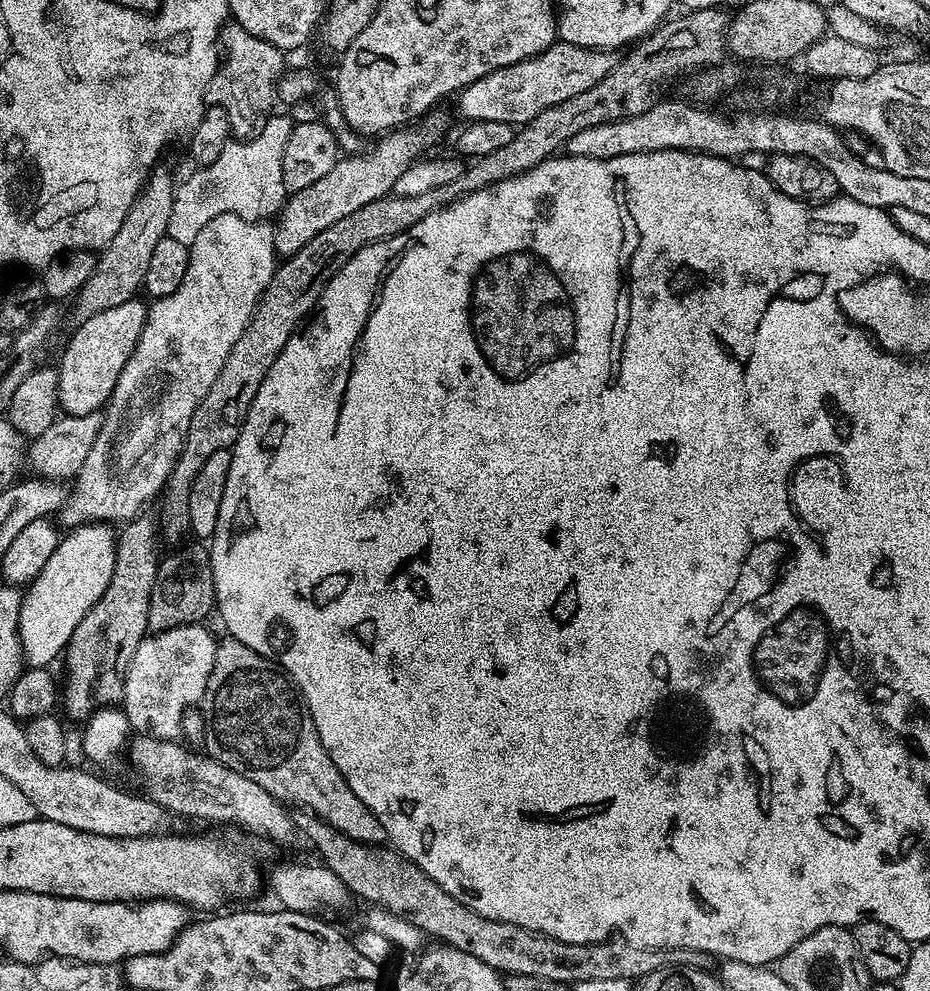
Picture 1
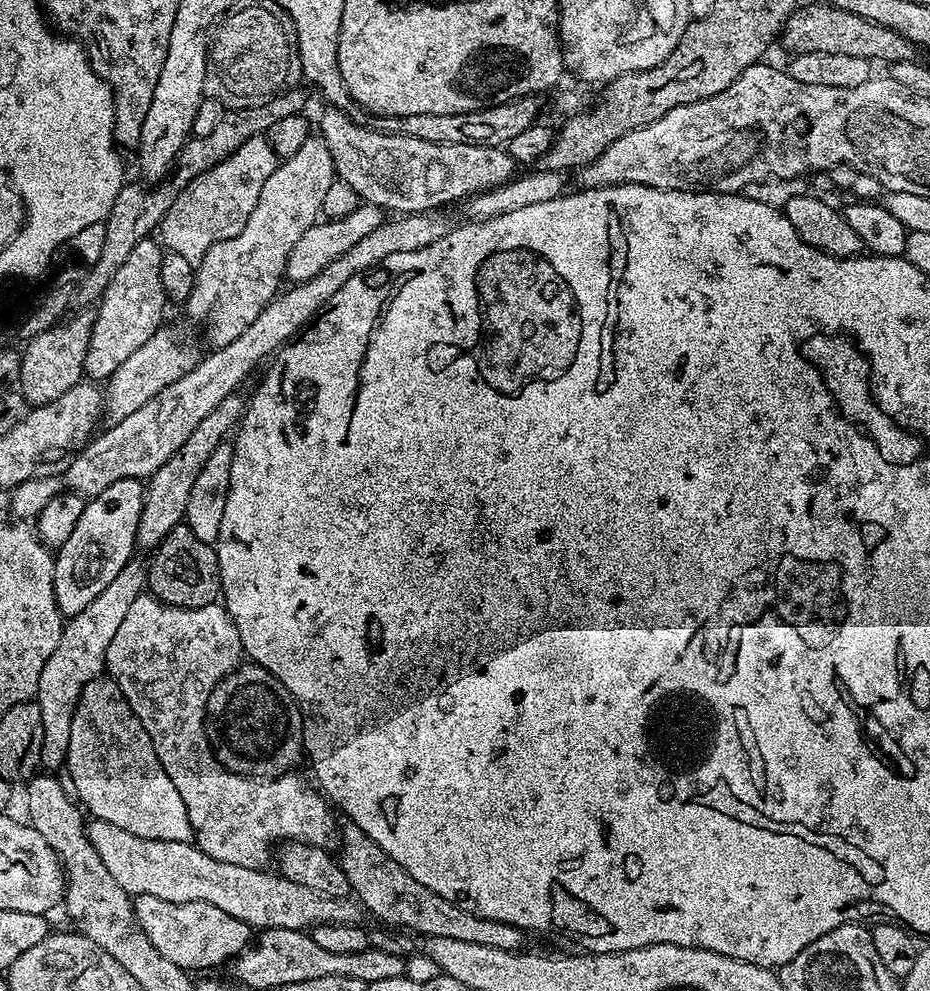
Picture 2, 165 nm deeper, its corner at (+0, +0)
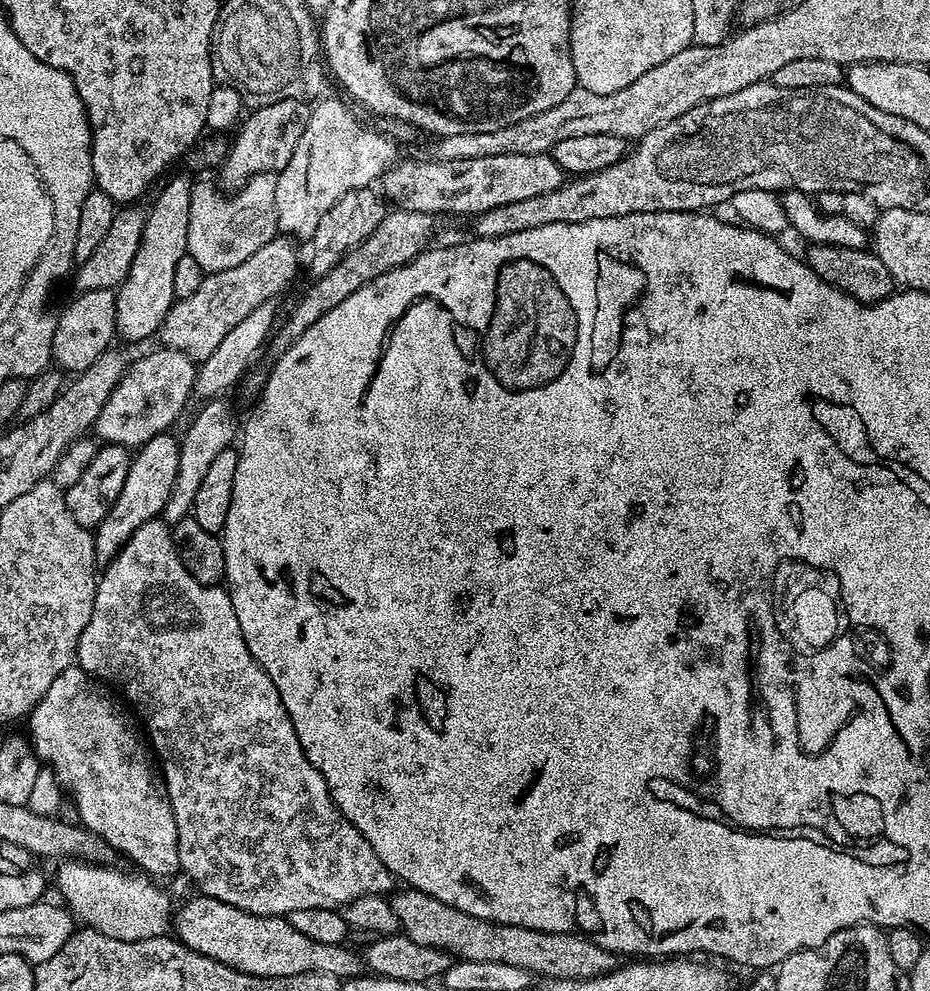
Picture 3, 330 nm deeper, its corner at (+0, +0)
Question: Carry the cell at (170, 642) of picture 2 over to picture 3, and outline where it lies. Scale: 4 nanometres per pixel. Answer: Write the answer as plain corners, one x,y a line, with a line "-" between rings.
157,518
138,526
138,530
134,530
134,534
130,534
128,541
120,547
120,553
99,573
94,610
90,614
90,622
86,622
86,630
82,630
80,635
75,663
82,671
87,672
89,676
95,676
105,685
113,689
121,688
125,696
123,699
134,709
158,761
158,768
163,775
170,798
170,806
174,810
174,822
178,826
180,872
188,875
196,883
197,893
218,898
218,902
238,906
238,910
246,910
250,914
286,918
294,910
315,908
340,910
344,905
354,902
354,898
384,896
393,891
392,872
386,870
382,858
374,854
374,846
370,846
370,842
366,842
360,831
338,810
338,806
332,800
328,783
306,758
298,742
298,734
294,734
294,726
282,706
279,690
274,686
274,682
270,682
266,670
262,670
262,666
250,654
246,638
242,638
242,626
238,626
238,614
234,614
234,606
227,591
220,586
198,582
190,574
190,570
186,570
172,541
172,529
163,519

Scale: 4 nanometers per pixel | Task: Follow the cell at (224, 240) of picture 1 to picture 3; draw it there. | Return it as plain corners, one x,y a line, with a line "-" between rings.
323,100
311,105
306,130
302,130
294,155
276,178
276,226
293,237
312,236
330,206
347,191
373,187
398,159
398,144
391,136
367,128
342,101

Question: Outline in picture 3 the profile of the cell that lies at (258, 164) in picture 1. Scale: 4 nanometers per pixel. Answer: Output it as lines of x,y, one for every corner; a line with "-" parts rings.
259,172
254,174
249,180
244,181
235,189
233,196
223,196
216,188
211,188
208,184
197,183
192,190
190,198
190,234
186,234
188,243
188,255
202,266
202,270
209,272
221,272
230,270
234,266
239,266
241,262
246,262
250,254
262,250
266,242
275,240
278,235
276,226
276,191
278,182
277,173

